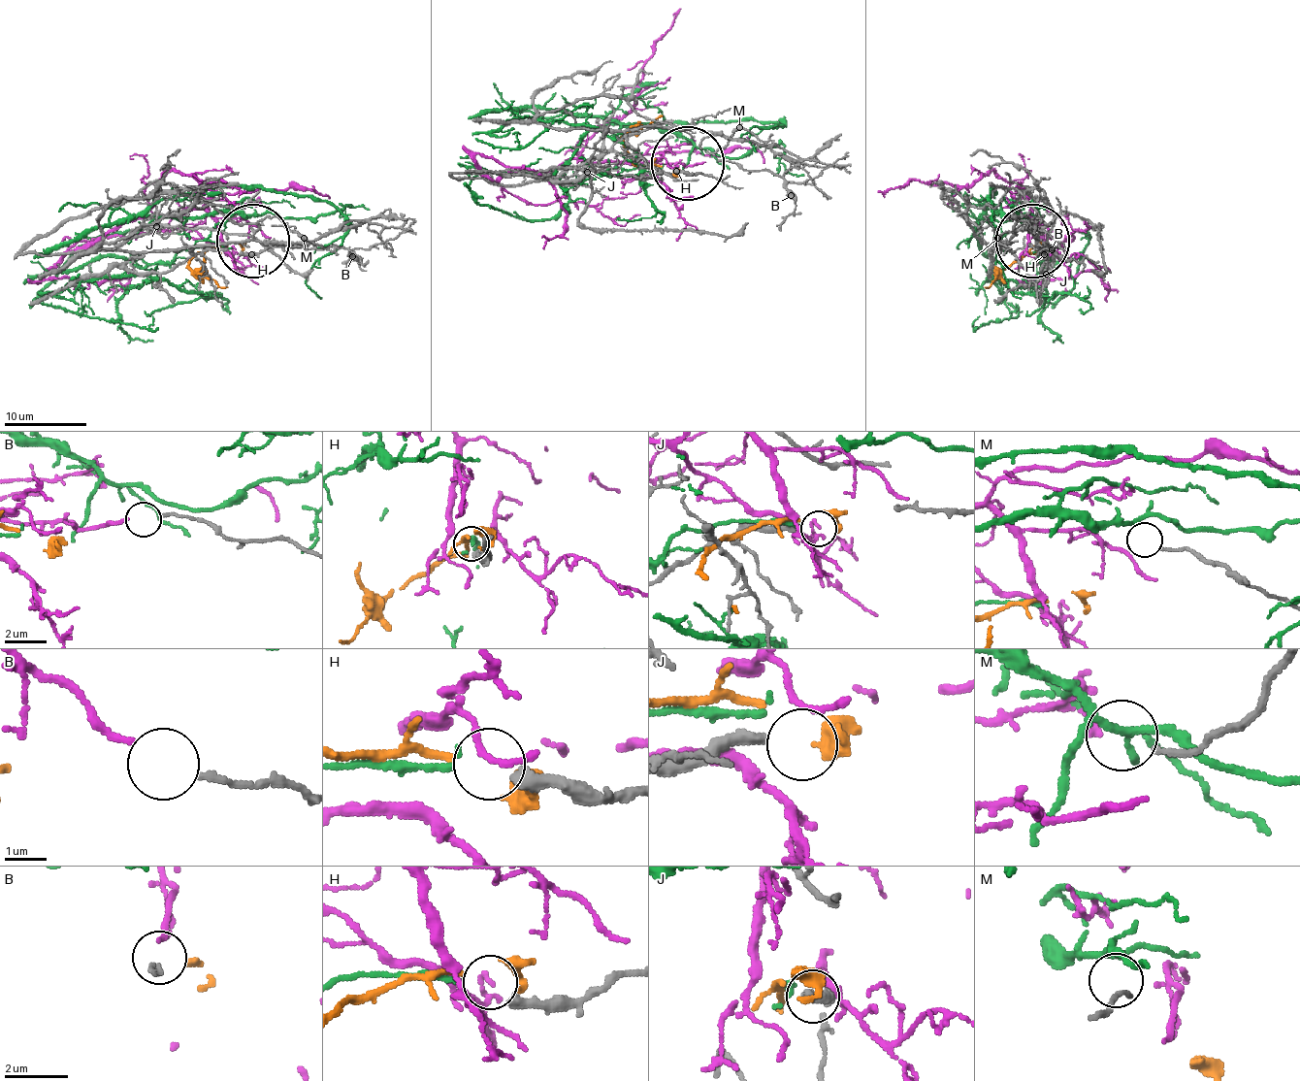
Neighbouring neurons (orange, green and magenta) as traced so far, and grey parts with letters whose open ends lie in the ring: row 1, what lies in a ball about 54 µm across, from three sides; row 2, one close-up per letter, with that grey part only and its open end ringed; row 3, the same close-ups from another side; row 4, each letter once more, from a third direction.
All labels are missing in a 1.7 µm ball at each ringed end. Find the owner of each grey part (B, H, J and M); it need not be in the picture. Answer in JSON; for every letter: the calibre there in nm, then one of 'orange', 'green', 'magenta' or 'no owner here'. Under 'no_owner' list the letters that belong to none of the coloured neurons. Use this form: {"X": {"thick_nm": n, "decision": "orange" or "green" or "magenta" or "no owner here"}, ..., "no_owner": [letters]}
{"B": {"thick_nm": 140, "decision": "magenta"}, "H": {"thick_nm": 360, "decision": "green"}, "J": {"thick_nm": 320, "decision": "no owner here"}, "M": {"thick_nm": 140, "decision": "no owner here"}, "no_owner": ["J", "M"]}

